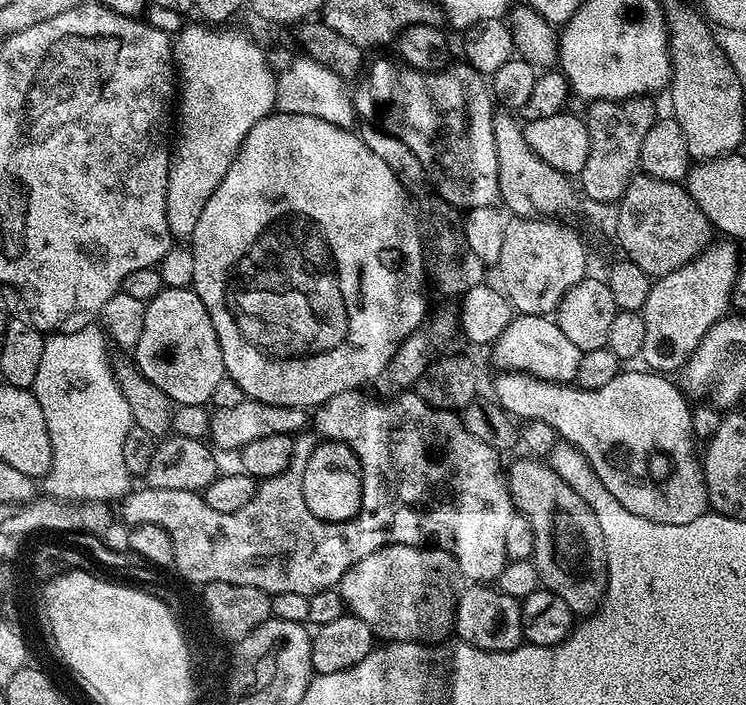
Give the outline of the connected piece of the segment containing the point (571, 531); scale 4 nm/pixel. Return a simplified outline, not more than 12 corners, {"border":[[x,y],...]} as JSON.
{"border":[[540,458],[507,465],[538,580],[580,618],[608,593],[596,512]]}

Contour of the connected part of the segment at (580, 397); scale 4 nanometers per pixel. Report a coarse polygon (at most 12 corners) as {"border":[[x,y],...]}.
{"border":[[499,373],[495,399],[572,444],[634,514],[709,511],[689,397]]}

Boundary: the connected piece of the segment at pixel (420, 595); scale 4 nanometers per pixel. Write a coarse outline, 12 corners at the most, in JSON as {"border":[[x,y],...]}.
{"border":[[391,544],[340,579],[345,609],[388,642],[440,642],[460,567]]}

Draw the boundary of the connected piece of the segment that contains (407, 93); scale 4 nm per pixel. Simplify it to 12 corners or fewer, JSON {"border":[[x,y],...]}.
{"border":[[396,58],[356,112],[414,150],[443,203],[501,199],[494,96],[467,62]]}

